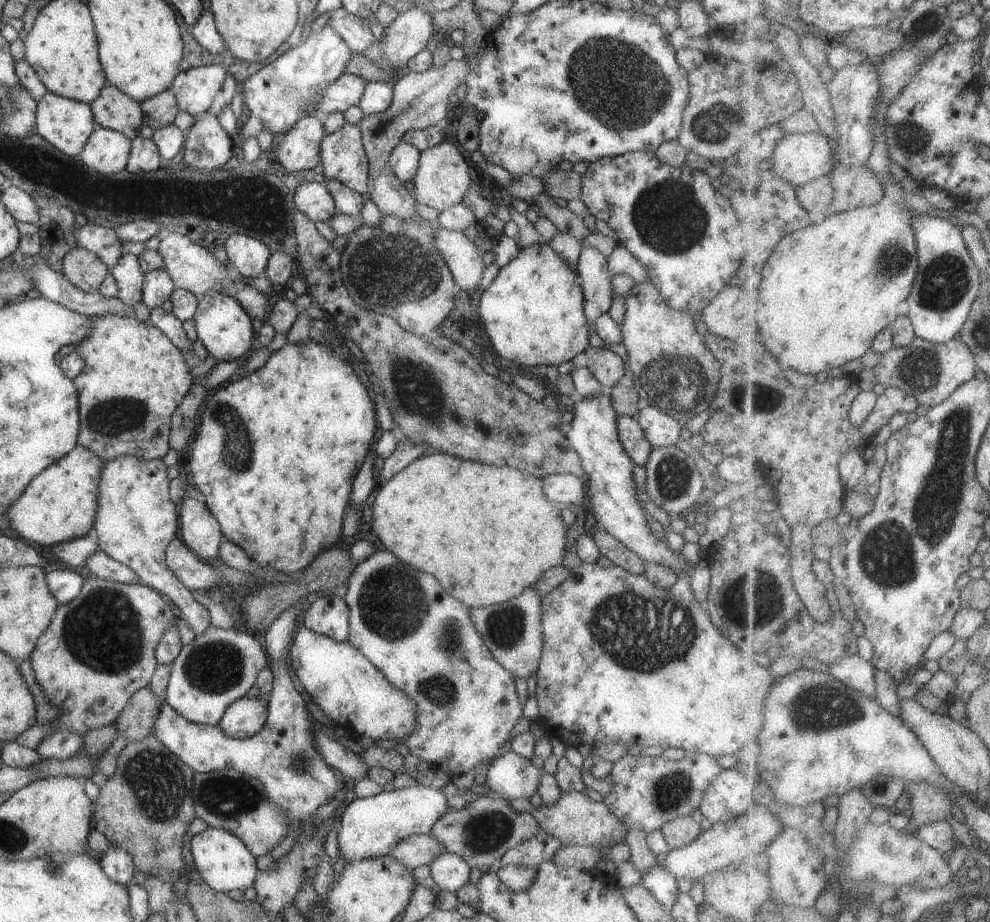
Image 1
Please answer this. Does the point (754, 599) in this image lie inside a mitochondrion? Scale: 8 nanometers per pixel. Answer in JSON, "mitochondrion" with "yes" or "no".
{"mitochondrion":"yes"}

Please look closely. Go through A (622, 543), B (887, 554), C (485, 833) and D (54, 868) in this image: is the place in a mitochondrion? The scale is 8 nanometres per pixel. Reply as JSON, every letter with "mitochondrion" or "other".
{"A":"other","B":"mitochondrion","C":"mitochondrion","D":"mitochondrion"}

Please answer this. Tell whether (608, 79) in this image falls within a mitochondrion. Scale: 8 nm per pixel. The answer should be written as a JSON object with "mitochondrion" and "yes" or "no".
{"mitochondrion":"yes"}

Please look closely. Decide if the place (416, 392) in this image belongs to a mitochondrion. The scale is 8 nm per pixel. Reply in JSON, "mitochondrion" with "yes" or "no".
{"mitochondrion":"yes"}

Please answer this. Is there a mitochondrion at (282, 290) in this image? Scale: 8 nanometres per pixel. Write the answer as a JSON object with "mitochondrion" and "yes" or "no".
{"mitochondrion":"no"}

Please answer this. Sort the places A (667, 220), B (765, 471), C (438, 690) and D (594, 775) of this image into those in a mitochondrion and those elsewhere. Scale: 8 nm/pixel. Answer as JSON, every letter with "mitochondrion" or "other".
{"A":"mitochondrion","B":"other","C":"mitochondrion","D":"other"}

